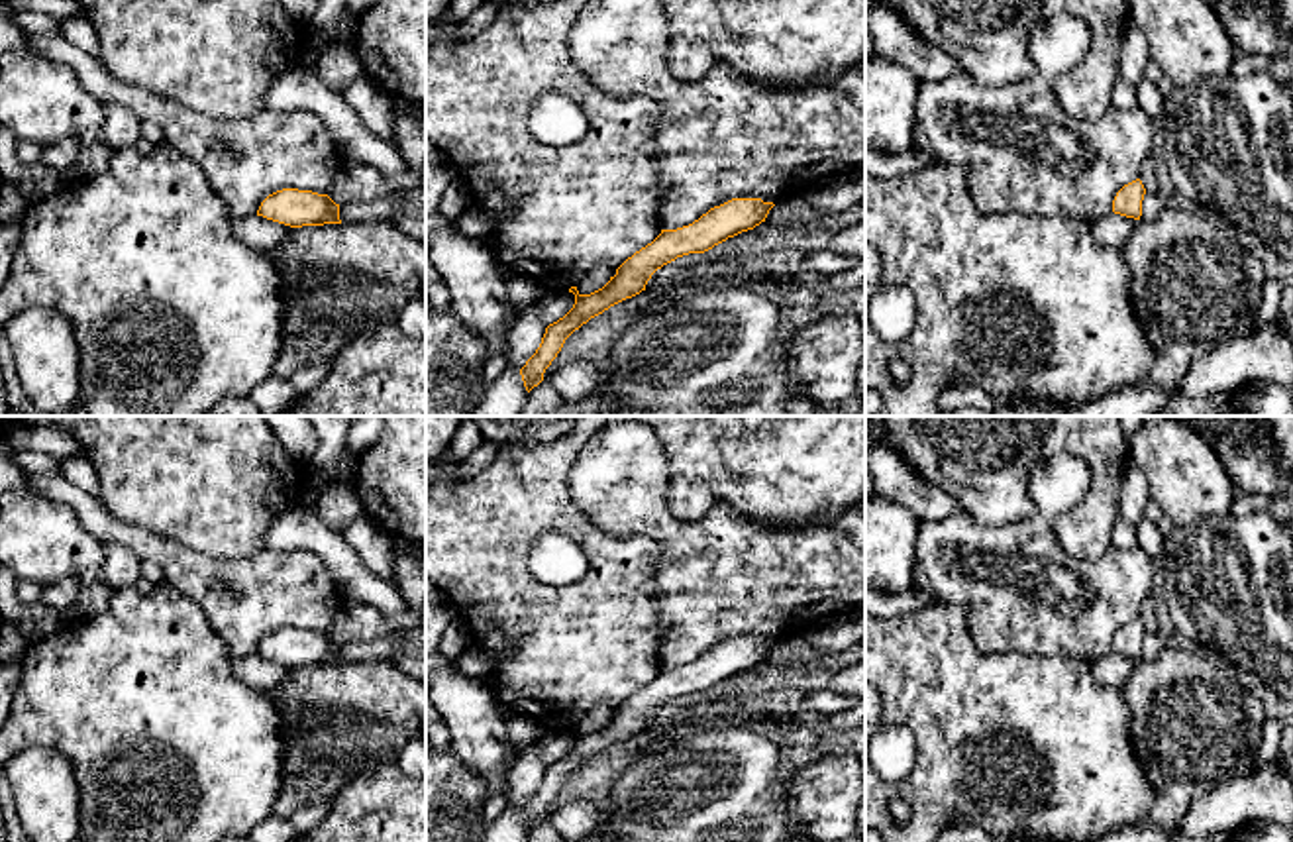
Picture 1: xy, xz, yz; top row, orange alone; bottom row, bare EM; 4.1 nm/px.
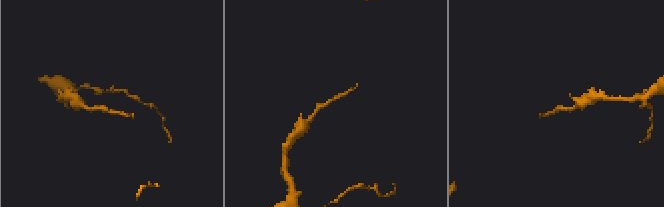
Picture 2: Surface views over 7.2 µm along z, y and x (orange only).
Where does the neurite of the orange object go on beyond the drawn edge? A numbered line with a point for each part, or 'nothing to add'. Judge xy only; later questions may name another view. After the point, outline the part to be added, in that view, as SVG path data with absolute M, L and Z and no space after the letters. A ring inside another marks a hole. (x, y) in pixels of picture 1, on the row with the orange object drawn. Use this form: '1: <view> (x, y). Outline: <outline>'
nothing to add

